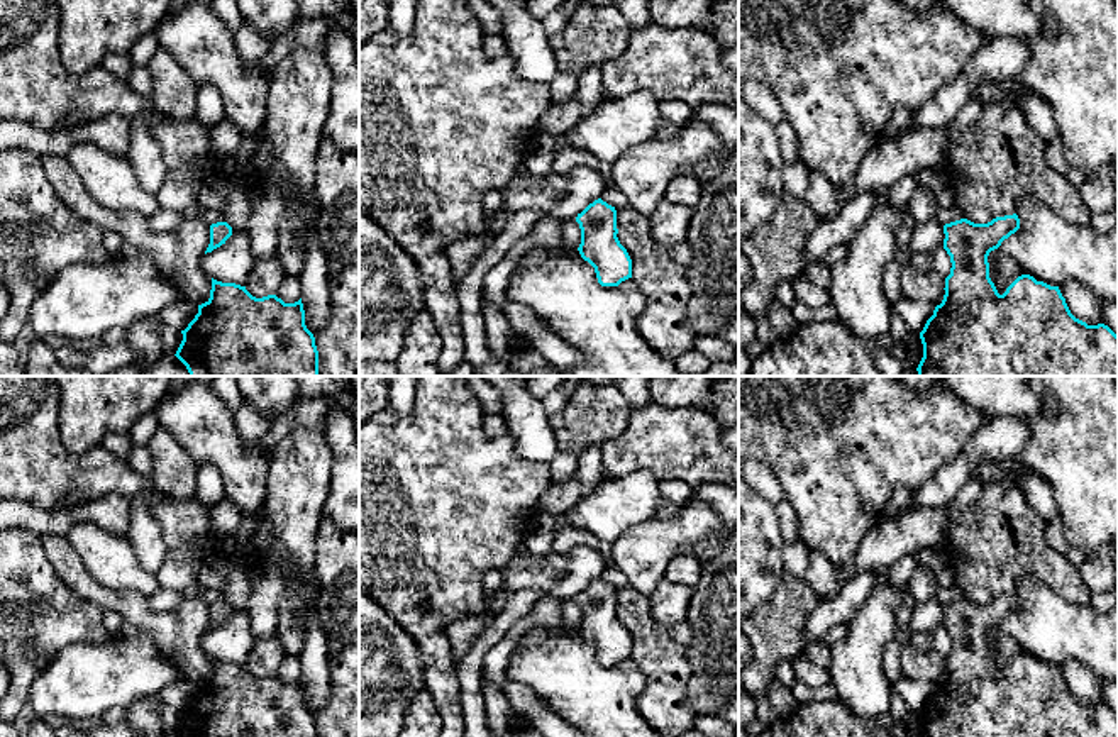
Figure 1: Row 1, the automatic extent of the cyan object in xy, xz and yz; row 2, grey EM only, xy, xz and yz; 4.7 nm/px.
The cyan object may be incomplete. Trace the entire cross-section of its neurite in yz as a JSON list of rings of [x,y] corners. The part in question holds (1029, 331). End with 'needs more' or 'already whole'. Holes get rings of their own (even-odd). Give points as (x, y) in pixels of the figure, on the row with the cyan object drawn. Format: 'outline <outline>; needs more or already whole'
outline [[[1016,213],[996,217],[988,224],[960,219],[944,225],[944,249],[952,268],[945,278],[944,300],[920,332],[923,357],[916,368],[918,376],[1118,376],[1118,335],[1104,324],[1088,325],[1076,319],[1059,286],[1021,274],[1003,295],[998,293],[989,278],[988,256],[1018,229]]]; already whole

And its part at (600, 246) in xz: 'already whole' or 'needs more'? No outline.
already whole

